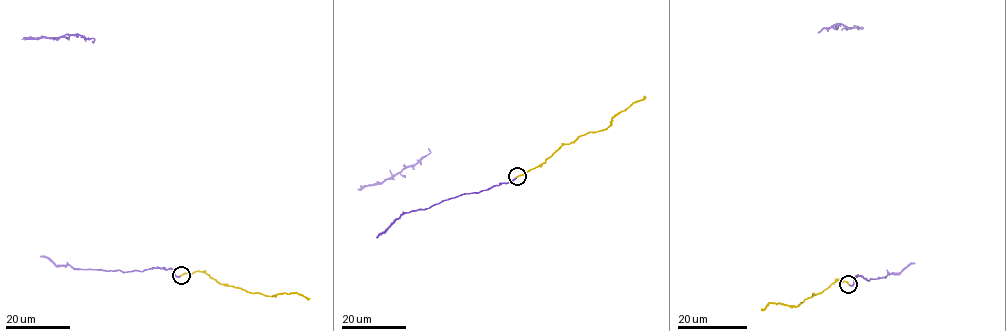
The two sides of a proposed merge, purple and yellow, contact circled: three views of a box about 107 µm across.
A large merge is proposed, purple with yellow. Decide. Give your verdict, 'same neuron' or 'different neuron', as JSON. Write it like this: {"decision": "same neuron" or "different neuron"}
{"decision": "same neuron"}

